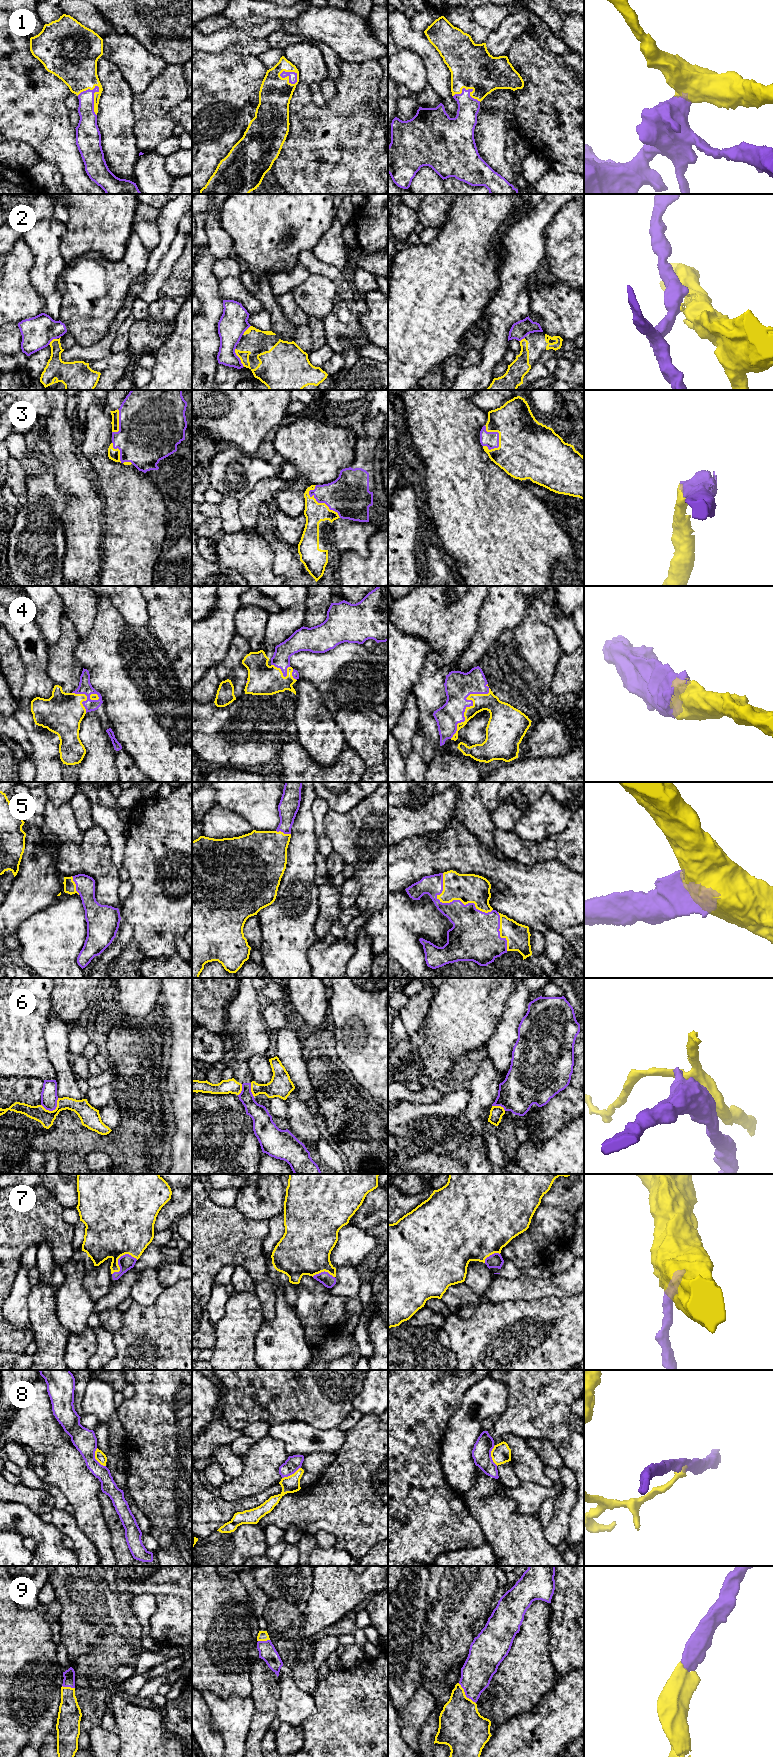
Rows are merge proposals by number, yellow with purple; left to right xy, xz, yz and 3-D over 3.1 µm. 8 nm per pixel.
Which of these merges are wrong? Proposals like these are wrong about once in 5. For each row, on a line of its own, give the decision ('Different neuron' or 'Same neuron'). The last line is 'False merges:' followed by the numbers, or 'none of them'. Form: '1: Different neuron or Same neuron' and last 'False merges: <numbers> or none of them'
1: Same neuron
2: Different neuron
3: Same neuron
4: Same neuron
5: Same neuron
6: Different neuron
7: Same neuron
8: Different neuron
9: Same neuron
False merges: 2, 6, 8

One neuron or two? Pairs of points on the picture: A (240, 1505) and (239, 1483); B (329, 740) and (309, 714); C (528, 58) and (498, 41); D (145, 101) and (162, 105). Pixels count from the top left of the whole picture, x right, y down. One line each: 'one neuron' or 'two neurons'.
A: two neurons
B: one neuron
C: two neurons
D: one neuron

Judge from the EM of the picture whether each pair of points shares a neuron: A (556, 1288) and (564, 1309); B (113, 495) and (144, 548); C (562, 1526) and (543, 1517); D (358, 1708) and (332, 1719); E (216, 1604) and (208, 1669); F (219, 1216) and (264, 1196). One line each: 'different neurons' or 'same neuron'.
A: different neurons
B: same neuron
C: different neurons
D: same neuron
E: same neuron
F: different neurons

